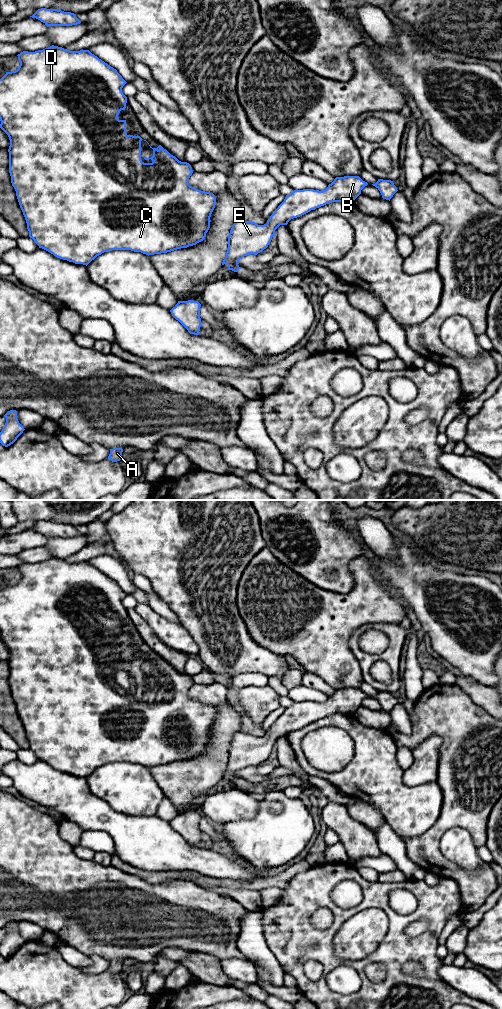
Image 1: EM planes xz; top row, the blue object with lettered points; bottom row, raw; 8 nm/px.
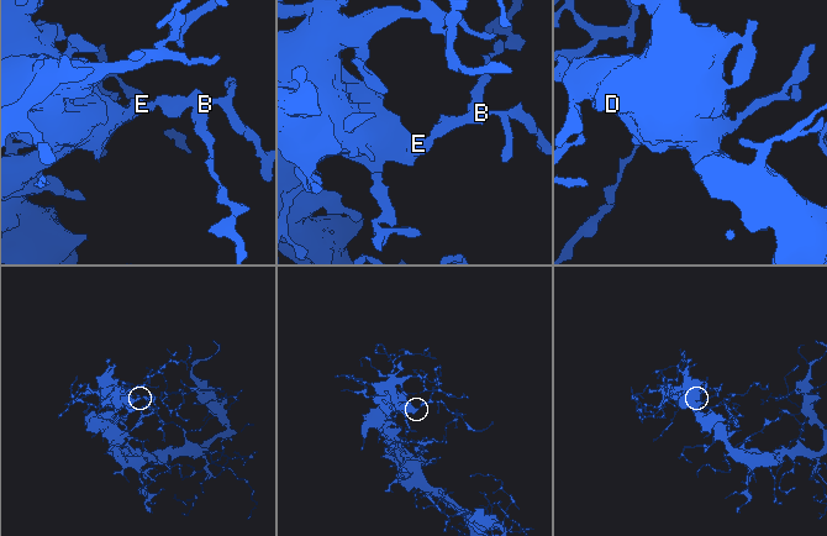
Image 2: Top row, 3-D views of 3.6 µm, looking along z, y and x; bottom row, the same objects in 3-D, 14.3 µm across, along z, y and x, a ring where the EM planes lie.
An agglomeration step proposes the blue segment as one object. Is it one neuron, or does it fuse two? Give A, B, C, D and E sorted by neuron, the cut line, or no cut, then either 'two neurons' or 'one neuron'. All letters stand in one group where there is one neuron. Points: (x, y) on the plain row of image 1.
groups A B C D E; cut none; one neuron

